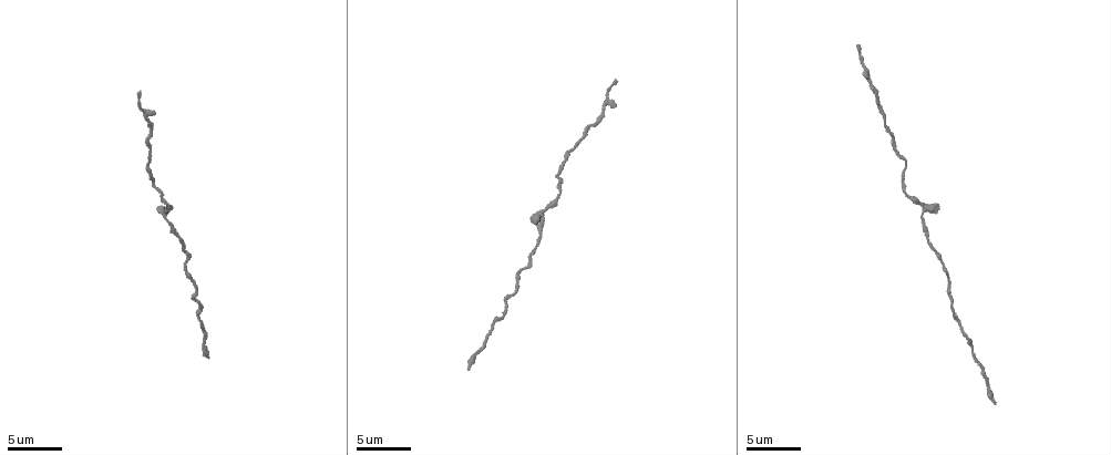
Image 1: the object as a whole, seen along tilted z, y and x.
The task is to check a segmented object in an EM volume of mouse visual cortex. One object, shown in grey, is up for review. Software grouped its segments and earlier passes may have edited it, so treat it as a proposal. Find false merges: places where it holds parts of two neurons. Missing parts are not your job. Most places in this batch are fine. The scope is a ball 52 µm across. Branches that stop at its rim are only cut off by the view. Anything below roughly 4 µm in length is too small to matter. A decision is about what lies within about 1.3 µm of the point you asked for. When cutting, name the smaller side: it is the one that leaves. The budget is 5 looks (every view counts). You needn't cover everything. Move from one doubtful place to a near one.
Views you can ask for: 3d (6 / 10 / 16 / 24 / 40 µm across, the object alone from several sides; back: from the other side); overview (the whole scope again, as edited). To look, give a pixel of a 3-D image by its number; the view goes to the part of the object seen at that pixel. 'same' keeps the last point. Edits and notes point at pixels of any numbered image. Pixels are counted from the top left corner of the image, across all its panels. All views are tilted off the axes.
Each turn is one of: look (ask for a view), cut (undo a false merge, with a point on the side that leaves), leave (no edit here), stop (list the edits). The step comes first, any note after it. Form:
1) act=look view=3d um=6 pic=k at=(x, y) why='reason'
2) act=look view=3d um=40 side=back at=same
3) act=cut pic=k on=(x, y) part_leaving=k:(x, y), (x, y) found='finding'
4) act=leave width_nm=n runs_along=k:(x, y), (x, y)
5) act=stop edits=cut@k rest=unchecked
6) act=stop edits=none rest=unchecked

act=look view=3d um=16 pic=1 at=(581, 139) why='thin neck'

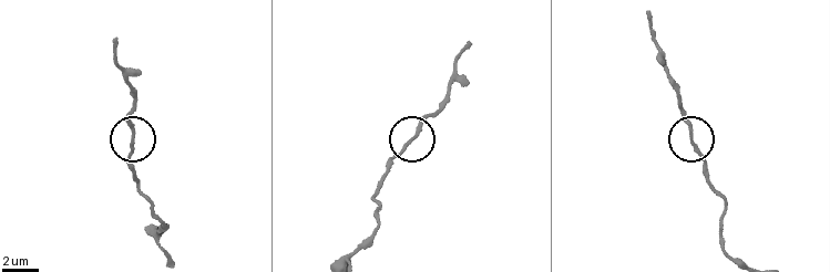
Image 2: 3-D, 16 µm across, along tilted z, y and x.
act=look view=3d um=16 side=back pic=2 at=(134, 136)

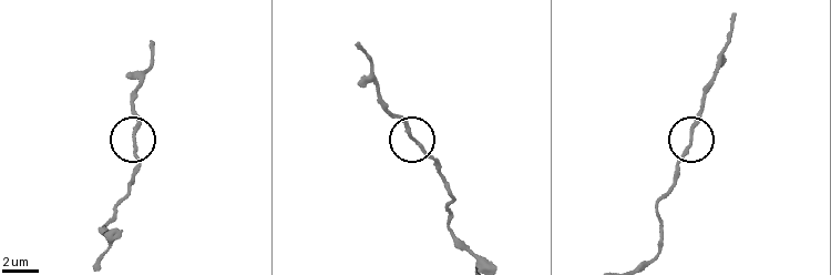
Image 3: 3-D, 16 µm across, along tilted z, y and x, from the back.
act=leave runs_along=3:(478, 260), (448, 225), (452, 197), (434, 159), (386, 102) found='all the same neuron'

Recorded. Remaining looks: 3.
act=look view=3d um=10 pic=1 at=(922, 222)

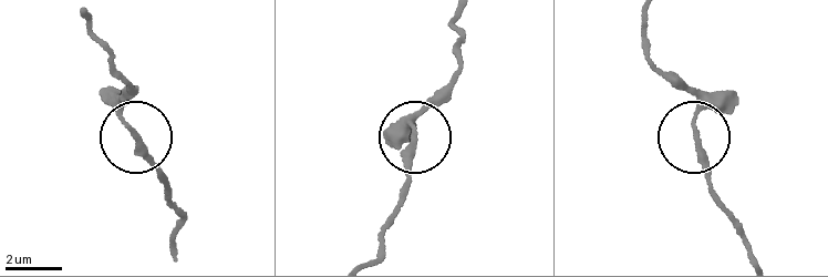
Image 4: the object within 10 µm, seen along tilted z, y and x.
act=leave runs_along=4:(697, 136), (709, 184), (736, 219) found='continuous, no second neuron'

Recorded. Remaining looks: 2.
act=look view=3d um=10 pic=1 at=(961, 324) why='calibre changes'

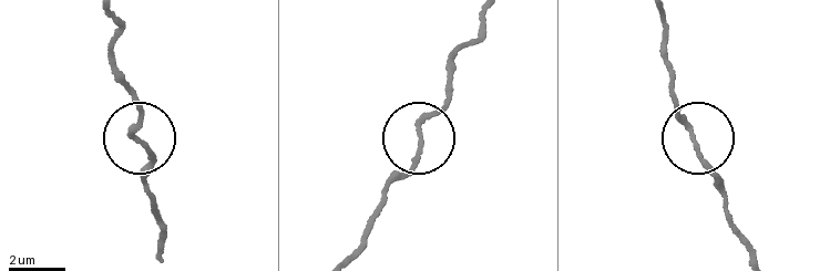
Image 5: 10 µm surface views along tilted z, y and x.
act=leave width_nm=160 runs_along=5:(481, 20), (448, 55), (449, 96), (383, 195) found='continuous, no second neuron'

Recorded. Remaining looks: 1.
act=stop edits=none rest=unchecked

